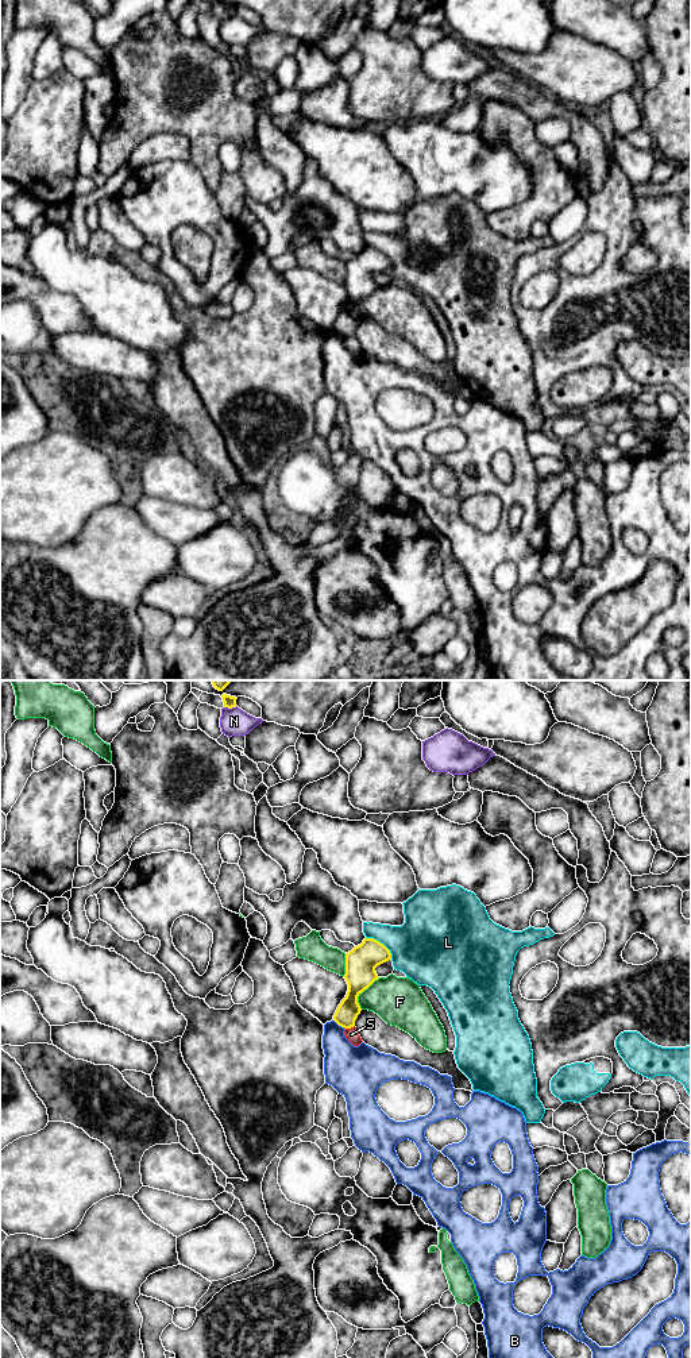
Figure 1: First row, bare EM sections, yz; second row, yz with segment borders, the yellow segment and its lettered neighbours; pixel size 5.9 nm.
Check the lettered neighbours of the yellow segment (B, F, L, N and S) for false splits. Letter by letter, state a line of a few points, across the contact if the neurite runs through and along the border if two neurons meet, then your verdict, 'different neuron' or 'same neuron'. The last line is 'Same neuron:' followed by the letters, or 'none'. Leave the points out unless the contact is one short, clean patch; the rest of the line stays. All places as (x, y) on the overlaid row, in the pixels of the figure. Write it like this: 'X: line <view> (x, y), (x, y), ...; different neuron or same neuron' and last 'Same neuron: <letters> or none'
B: different neuron
F: different neuron
L: different neuron
N: different neuron
S: line yz (354, 1025), (346, 1029); different neuron
Same neuron: none

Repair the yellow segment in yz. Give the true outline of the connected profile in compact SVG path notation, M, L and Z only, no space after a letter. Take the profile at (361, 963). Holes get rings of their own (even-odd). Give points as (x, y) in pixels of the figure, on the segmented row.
M364 938L360 945L346 953L344 979L348 991L333 1015L333 1021L339 1026L344 1029L355 1026L362 1011L358 996L379 979L375 968L389 960L391 960L390 950L374 938Z

